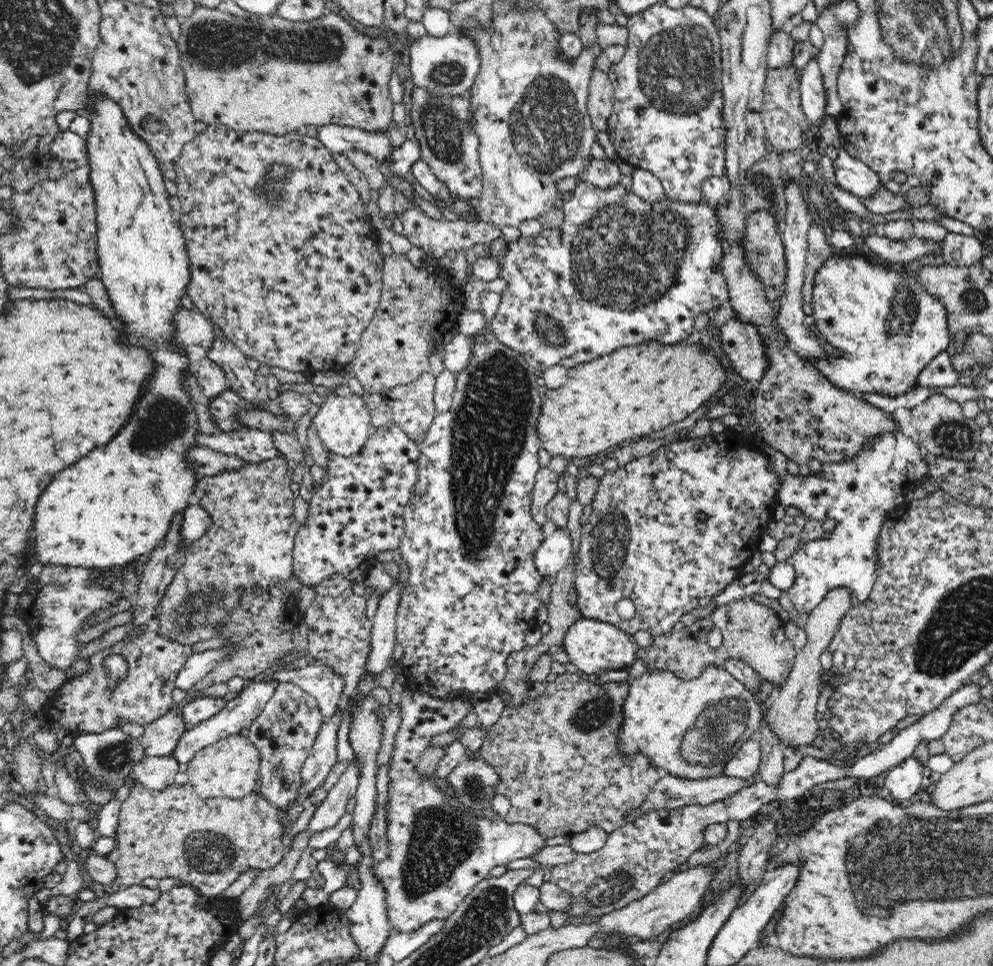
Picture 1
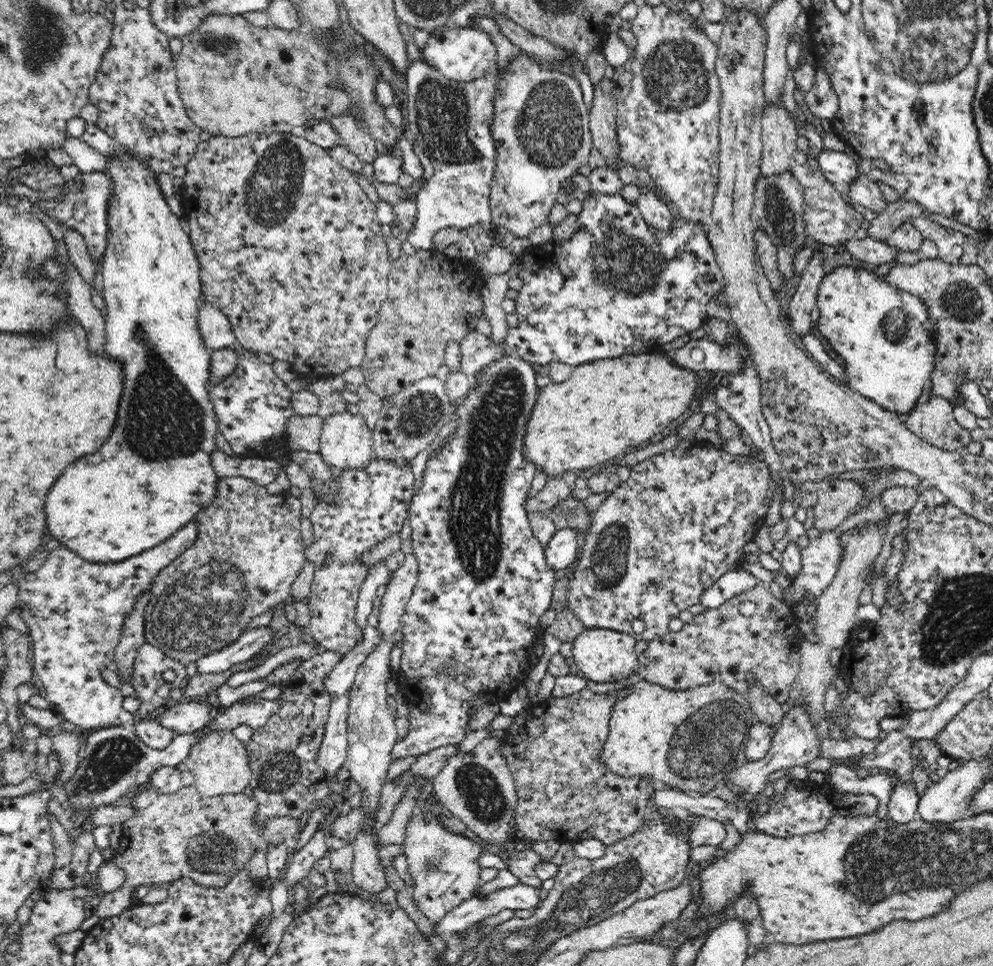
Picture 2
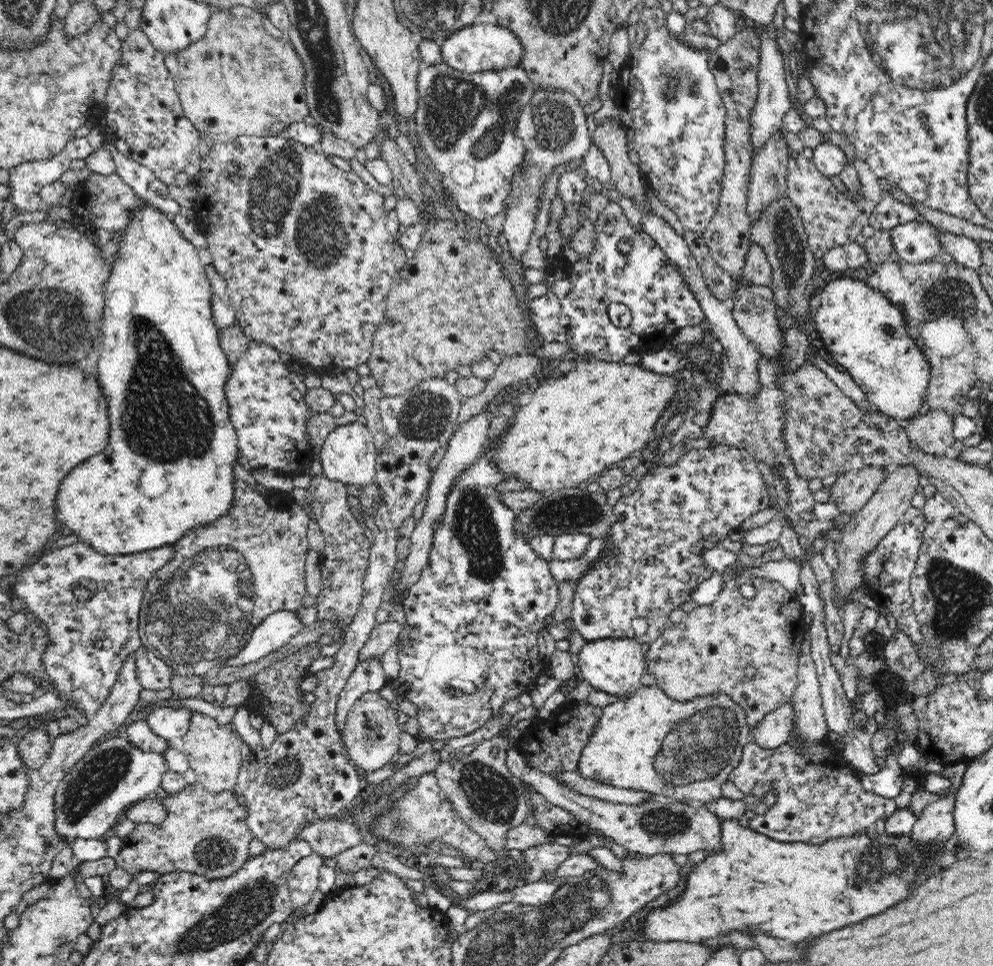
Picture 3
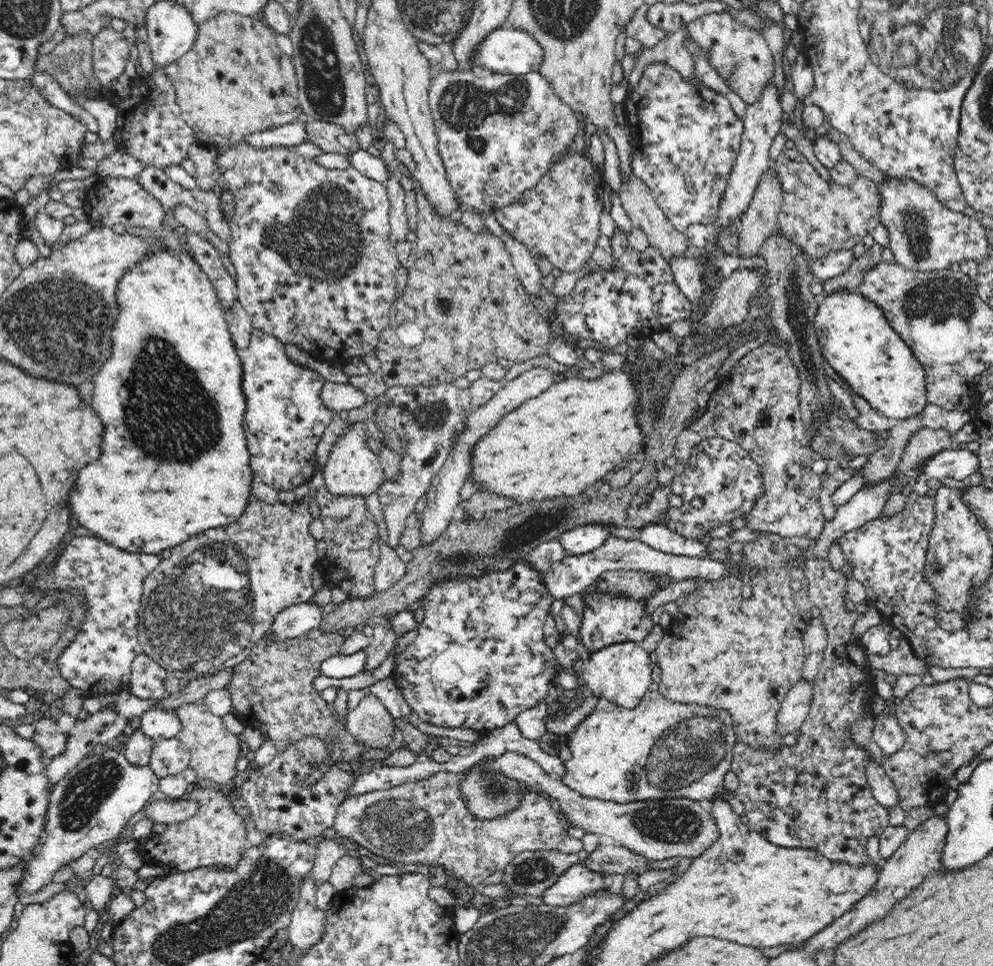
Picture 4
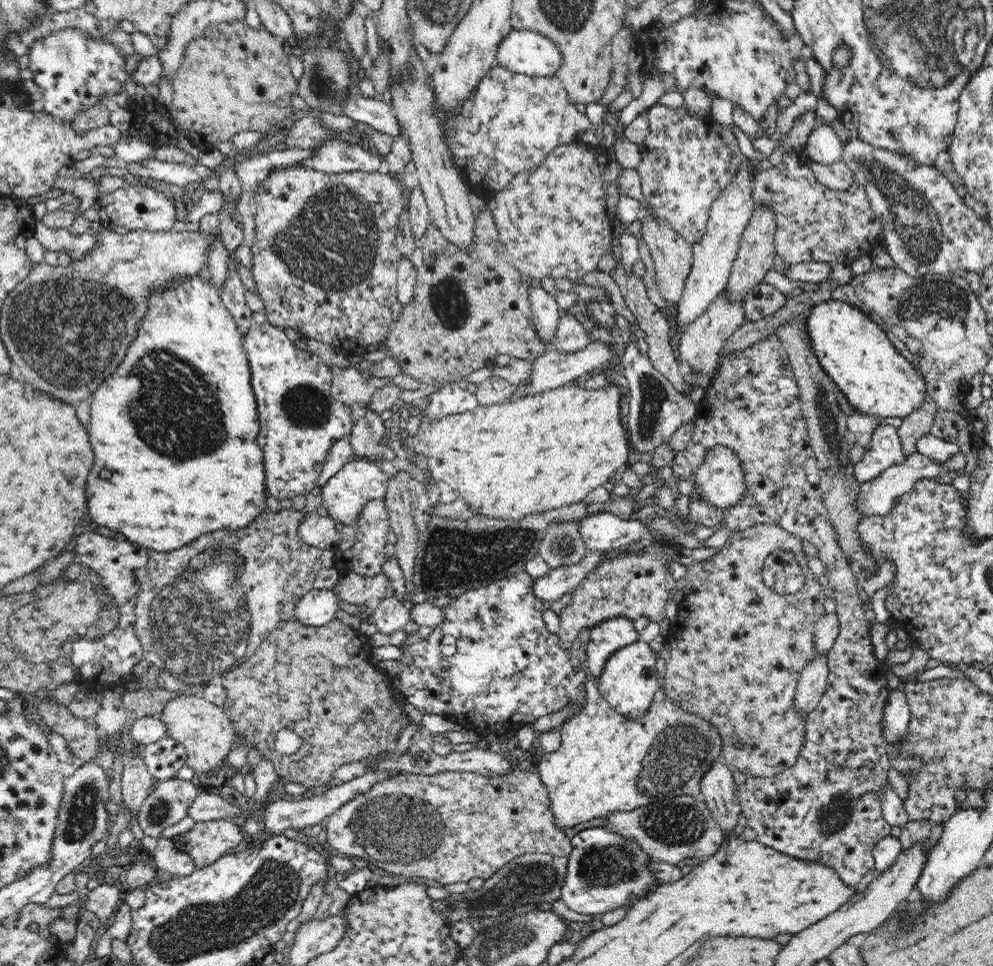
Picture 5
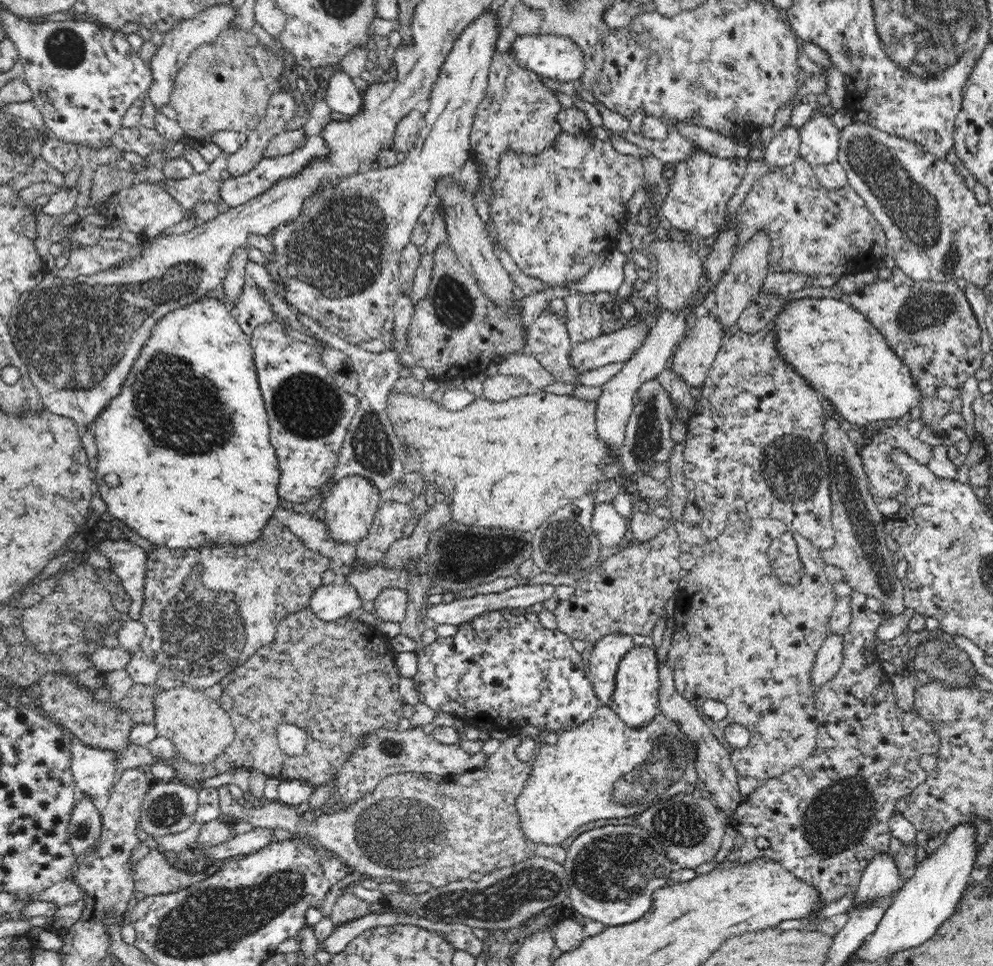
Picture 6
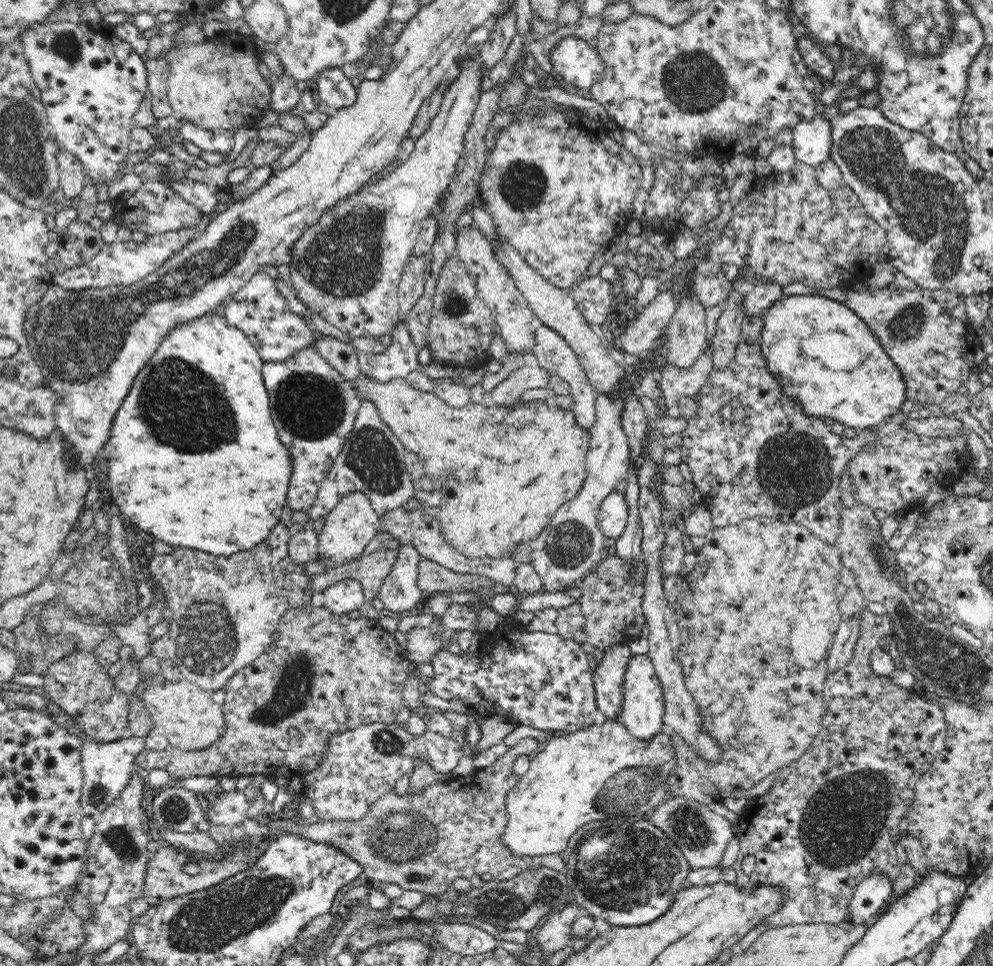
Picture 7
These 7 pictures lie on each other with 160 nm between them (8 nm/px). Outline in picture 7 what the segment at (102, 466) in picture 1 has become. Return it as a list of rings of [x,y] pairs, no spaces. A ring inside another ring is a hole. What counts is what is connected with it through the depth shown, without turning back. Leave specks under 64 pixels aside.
[[[211,312],[174,327],[162,339],[161,345],[156,349],[154,356],[150,358],[146,366],[140,370],[128,396],[121,408],[118,409],[113,420],[110,438],[103,448],[104,456],[107,458],[107,480],[110,480],[112,498],[120,506],[123,516],[126,516],[125,522],[132,522],[144,534],[148,532],[166,544],[216,554],[217,557],[228,557],[236,552],[253,549],[270,536],[272,529],[280,522],[282,508],[287,504],[286,490],[288,490],[293,473],[293,455],[279,439],[277,428],[271,417],[269,394],[262,375],[263,363],[264,360],[246,334],[232,325],[228,325],[224,317],[221,318]],[[194,366],[200,370],[200,374],[208,372],[208,376],[212,376],[214,380],[194,378]]]

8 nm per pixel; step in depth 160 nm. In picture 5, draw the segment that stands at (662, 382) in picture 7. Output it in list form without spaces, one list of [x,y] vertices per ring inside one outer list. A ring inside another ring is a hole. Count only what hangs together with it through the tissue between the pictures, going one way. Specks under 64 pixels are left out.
[[[724,292],[720,293],[714,300],[711,300],[707,309],[694,322],[691,322],[687,329],[682,332],[678,345],[679,360],[688,364],[692,373],[699,374],[703,380],[708,381],[710,375],[719,366],[721,350],[725,342],[739,329],[744,323],[743,303],[730,303]]]

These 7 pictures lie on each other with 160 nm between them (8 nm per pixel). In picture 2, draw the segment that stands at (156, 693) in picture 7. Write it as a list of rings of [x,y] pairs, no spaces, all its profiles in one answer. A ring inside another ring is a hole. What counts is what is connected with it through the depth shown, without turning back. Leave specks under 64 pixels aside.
[[[205,727],[194,732],[196,733],[198,733],[198,742],[192,744],[188,758],[184,762],[187,770],[192,773],[193,784],[198,792],[204,797],[247,792],[251,778],[247,748],[232,735],[230,730],[209,732],[209,727]]]

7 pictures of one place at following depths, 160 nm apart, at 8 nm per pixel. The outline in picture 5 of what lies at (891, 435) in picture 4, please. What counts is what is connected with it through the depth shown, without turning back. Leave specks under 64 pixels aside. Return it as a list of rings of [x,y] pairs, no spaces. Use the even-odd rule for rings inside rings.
[[[928,398],[922,402],[920,408],[903,418],[903,423],[897,431],[901,438],[904,454],[911,455],[917,452],[916,442],[930,432],[939,410],[938,403],[934,399]]]

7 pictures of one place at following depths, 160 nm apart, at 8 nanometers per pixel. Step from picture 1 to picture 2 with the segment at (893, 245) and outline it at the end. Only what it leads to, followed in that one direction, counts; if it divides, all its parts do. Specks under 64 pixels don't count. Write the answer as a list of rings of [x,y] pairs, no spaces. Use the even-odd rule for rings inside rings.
[[[870,237],[864,239],[854,238],[846,241],[844,242],[844,247],[852,258],[876,265],[892,261],[899,252],[898,249],[891,247],[888,243],[882,243],[882,241],[874,240]]]

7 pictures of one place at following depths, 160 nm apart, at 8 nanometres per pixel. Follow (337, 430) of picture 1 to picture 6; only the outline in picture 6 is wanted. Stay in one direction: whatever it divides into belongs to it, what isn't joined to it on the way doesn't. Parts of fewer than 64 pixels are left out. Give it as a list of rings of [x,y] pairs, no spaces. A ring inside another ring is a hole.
[[[349,476],[341,478],[328,493],[322,507],[326,511],[326,528],[328,535],[336,543],[354,545],[369,533],[369,528],[375,518],[375,514],[381,504],[380,496],[374,485],[366,478]]]

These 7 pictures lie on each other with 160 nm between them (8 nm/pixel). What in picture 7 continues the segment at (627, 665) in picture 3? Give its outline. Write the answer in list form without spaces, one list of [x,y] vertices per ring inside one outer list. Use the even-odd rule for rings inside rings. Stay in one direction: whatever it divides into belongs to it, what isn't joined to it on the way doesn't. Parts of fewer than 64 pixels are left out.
[[[647,655],[631,657],[625,672],[623,697],[622,712],[618,717],[618,721],[627,728],[627,731],[635,739],[647,741],[662,732],[662,726],[665,724],[663,717],[666,704],[661,682],[655,673],[651,659]]]

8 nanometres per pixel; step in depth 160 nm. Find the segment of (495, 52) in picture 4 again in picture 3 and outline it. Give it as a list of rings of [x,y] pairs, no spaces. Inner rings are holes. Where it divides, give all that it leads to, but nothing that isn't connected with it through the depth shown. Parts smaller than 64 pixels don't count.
[[[478,24],[464,27],[450,34],[441,47],[443,62],[453,69],[475,74],[484,70],[499,71],[505,68],[520,67],[525,53],[521,38],[509,28],[498,24]]]

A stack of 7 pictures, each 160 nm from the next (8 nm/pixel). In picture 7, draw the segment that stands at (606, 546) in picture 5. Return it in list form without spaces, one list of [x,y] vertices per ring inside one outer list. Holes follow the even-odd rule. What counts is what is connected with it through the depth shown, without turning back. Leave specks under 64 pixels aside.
[[[612,491],[602,500],[597,516],[599,529],[607,538],[618,538],[624,532],[629,515],[625,494]]]

